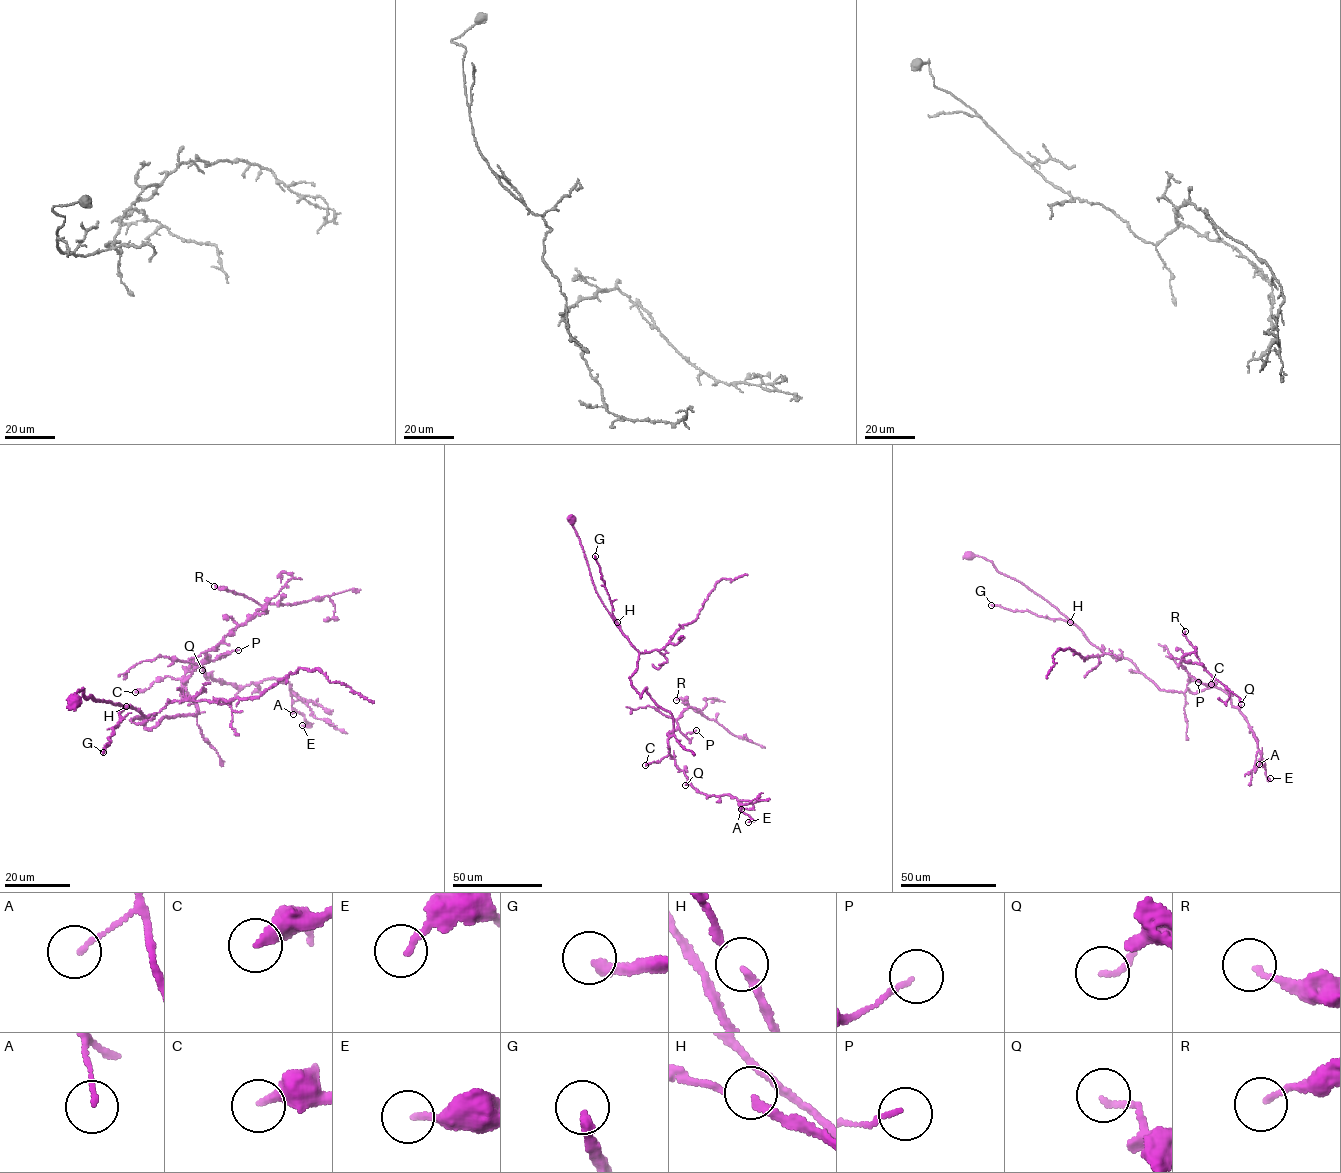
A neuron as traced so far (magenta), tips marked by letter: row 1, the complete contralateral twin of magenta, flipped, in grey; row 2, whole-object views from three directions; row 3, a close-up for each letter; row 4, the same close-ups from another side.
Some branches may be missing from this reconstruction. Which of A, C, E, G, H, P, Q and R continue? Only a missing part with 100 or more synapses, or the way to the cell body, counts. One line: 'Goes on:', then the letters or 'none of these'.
Goes on: none of these

